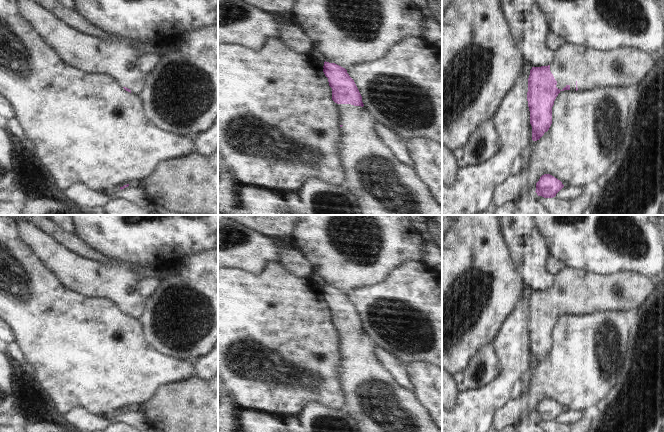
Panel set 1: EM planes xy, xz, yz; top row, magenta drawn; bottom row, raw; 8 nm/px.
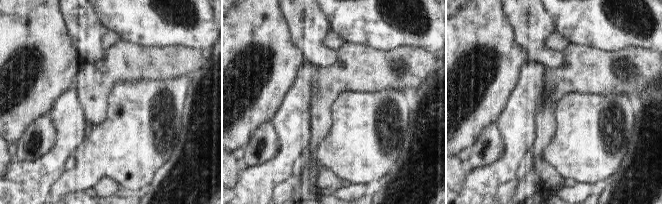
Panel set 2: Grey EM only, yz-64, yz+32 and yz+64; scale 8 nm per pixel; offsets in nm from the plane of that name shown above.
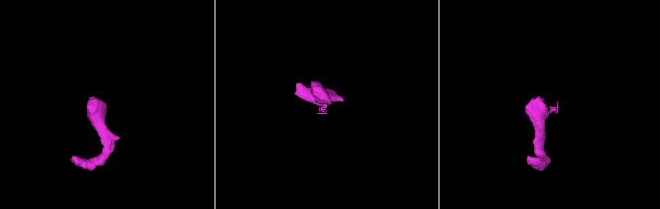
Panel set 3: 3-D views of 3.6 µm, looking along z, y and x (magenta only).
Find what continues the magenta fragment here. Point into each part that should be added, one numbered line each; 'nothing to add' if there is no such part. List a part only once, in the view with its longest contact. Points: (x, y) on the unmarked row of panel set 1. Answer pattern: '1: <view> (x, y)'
1: yz (627, 292)

